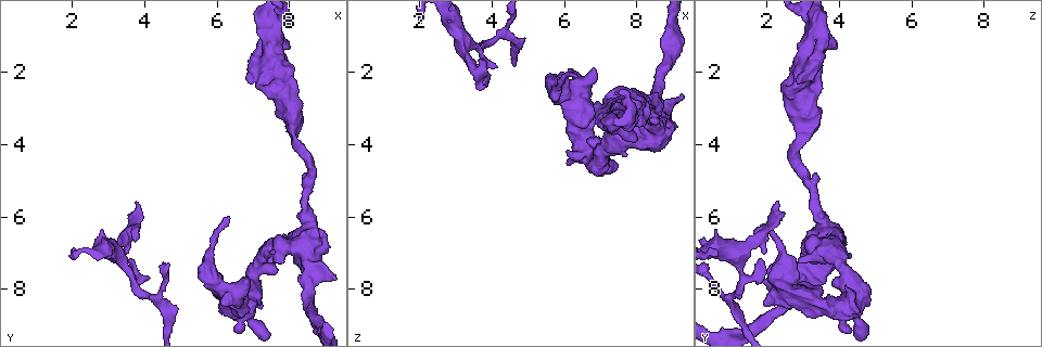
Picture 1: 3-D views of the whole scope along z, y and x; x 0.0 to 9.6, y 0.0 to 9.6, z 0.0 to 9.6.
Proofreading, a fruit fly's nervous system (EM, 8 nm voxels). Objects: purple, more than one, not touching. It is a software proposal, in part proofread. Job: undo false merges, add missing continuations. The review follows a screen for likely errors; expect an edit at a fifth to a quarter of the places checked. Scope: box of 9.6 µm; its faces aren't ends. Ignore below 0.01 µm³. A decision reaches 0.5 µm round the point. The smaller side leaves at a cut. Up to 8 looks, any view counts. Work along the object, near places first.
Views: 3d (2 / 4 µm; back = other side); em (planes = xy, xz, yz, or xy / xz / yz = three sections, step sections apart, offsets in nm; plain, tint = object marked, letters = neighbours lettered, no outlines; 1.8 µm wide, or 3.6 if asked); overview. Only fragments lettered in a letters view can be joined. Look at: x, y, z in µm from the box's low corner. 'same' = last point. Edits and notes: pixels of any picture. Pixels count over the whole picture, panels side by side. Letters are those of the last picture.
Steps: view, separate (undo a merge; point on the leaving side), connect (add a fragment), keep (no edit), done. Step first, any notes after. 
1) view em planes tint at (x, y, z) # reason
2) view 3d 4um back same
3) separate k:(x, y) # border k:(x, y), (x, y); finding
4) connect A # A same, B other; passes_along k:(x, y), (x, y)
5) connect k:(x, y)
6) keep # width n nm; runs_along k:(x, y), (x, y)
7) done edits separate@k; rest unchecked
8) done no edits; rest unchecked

view em planes letters at (2.00, 6.95, 0.60) # free end

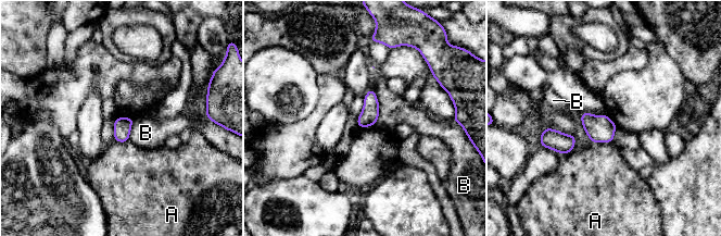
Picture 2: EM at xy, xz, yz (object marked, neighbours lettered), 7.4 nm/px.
keep # longest_contact B 280 nm; A other, B other; border 2:(370, 87), (378, 102), (374, 125); none of them fits

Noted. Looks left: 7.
view em planes letters at (3.80, 5.60, 2.35) # branch stops here

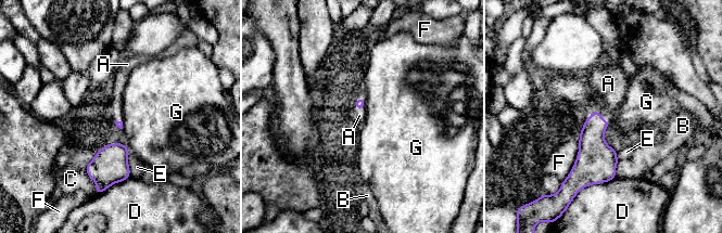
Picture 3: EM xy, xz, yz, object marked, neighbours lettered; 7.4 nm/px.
connect A # A same, B other, C other, D other, E other, F other, G other; the neuron continues

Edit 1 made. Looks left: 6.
view overview # see it whole again

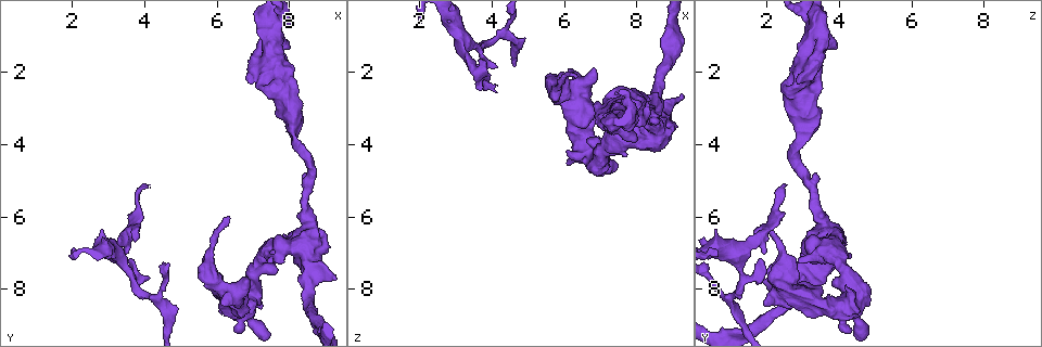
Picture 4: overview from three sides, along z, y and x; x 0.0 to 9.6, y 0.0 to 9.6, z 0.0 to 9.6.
view 3d 2um at (7.60, 0.70, 3.20) # a fork

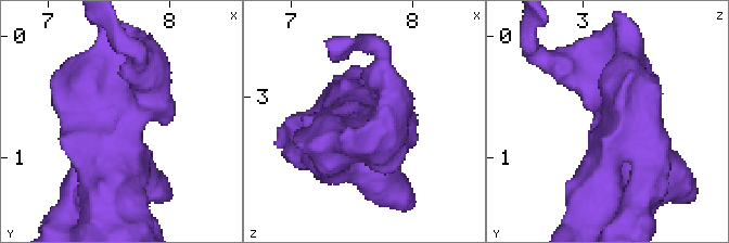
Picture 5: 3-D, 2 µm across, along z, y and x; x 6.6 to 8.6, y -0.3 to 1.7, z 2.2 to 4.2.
view em xy step 4 tint at (7.60, 0.70, 3.26) # arms 3; arm_widths 200, 220, 440 nm; need the tissue

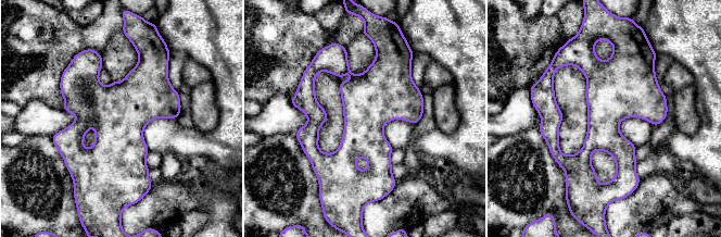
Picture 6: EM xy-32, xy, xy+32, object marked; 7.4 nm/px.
view em planes letters same

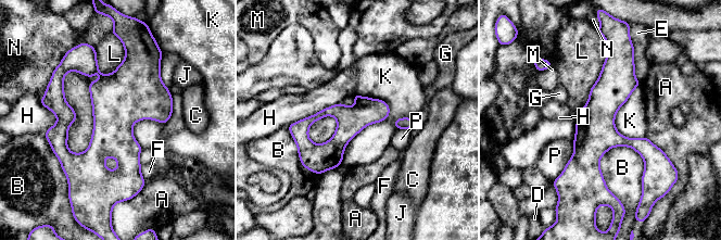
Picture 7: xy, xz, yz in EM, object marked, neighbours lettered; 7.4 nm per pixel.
keep # longest_contact K 550 nm; A other, B other, C other, D other, E other, F other, G other, H other, J other, K other, L other, M other, N other, P other; runs_along 7:(612, 55), (595, 185); one neuron here

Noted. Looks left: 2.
done edits connect@3; rest unchecked

